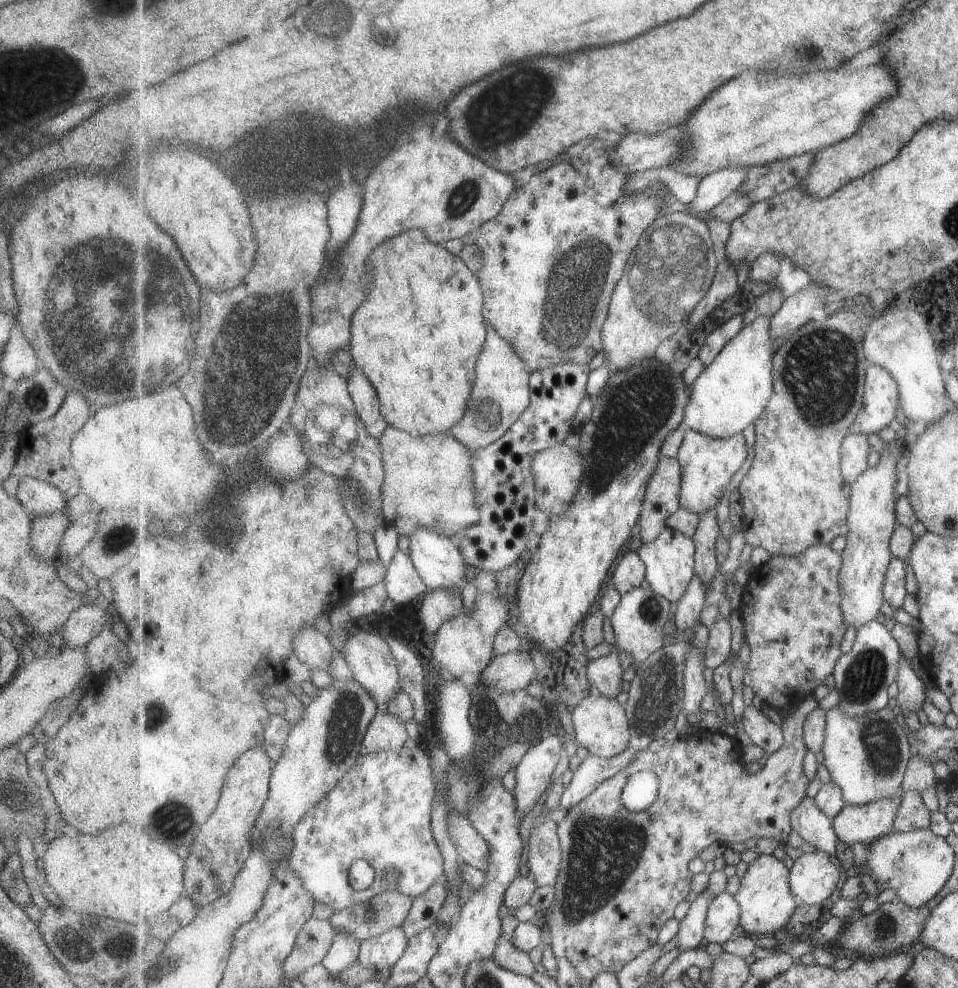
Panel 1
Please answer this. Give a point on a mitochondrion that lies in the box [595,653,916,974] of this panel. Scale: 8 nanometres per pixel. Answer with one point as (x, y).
(880, 743)

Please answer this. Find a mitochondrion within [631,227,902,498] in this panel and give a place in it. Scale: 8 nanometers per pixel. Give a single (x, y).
(821, 374)

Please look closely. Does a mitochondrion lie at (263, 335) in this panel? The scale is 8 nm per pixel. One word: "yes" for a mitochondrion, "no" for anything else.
yes

